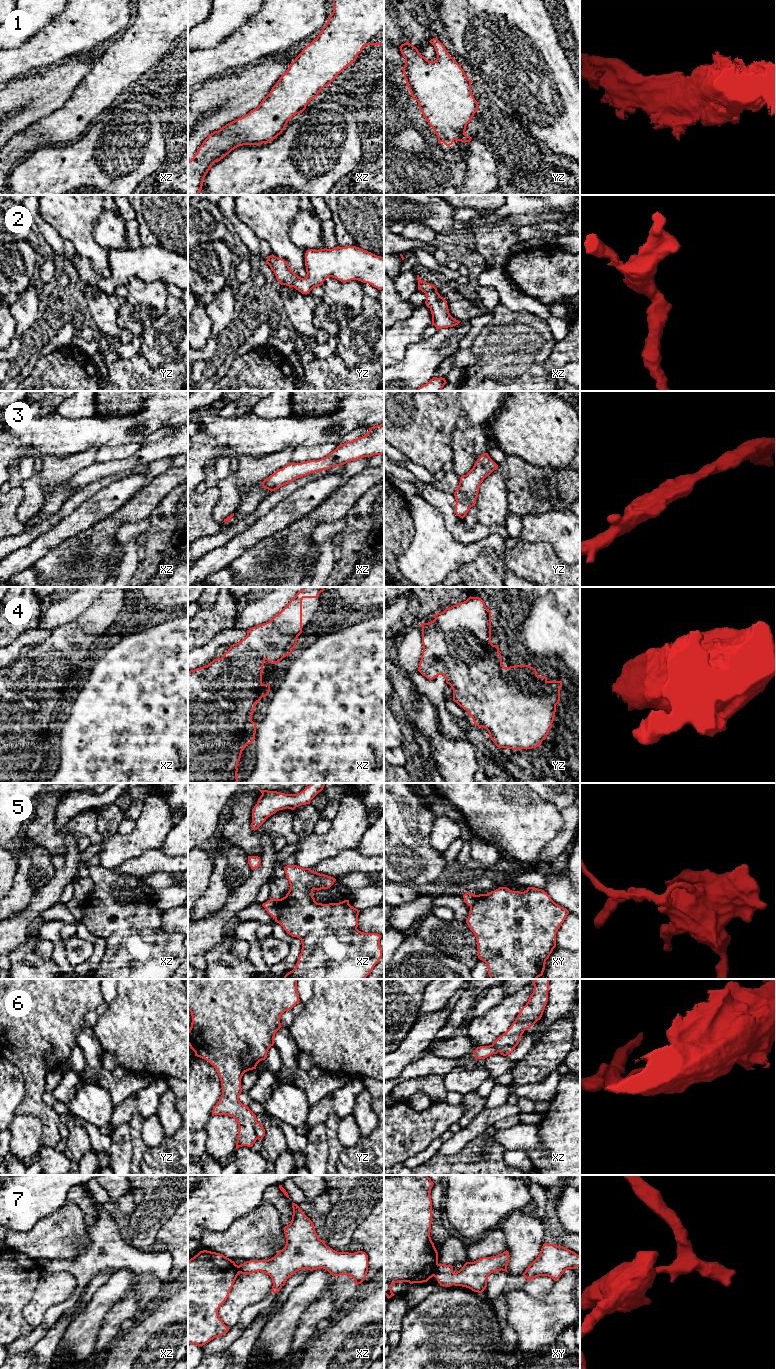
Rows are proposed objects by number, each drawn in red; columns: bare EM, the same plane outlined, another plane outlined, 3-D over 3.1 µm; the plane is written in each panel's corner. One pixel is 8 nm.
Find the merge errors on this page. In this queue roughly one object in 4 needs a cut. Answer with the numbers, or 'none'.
5, 6, 7

